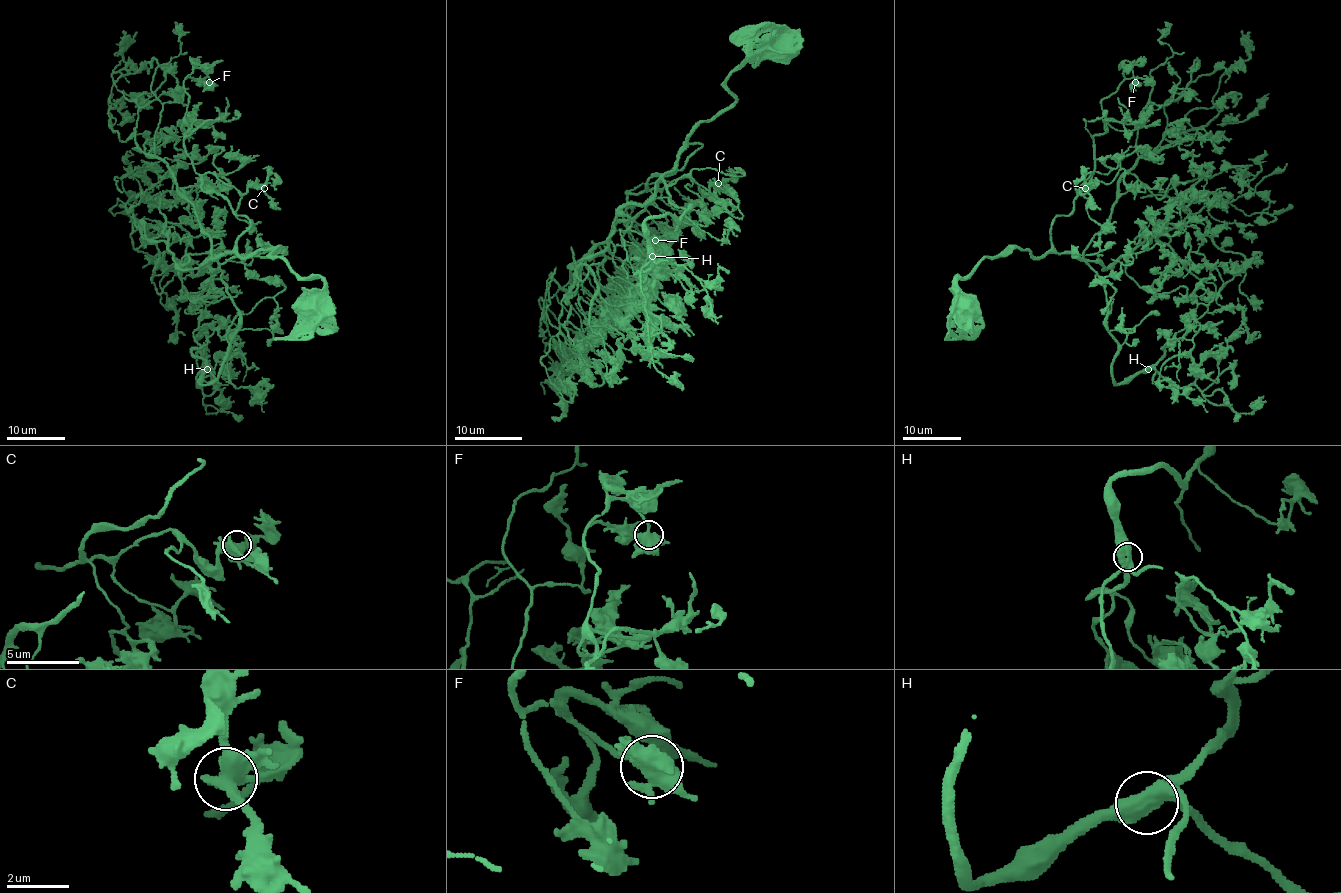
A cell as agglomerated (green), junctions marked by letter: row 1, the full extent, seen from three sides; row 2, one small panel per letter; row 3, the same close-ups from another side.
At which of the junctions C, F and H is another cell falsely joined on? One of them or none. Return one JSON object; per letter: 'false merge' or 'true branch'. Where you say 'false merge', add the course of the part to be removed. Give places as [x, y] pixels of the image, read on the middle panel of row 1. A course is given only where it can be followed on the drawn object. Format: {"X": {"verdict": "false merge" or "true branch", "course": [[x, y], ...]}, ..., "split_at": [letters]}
{"C": {"verdict": "true branch"}, "F": {"verdict": "true branch"}, "H": {"verdict": "true branch"}, "split_at": []}

